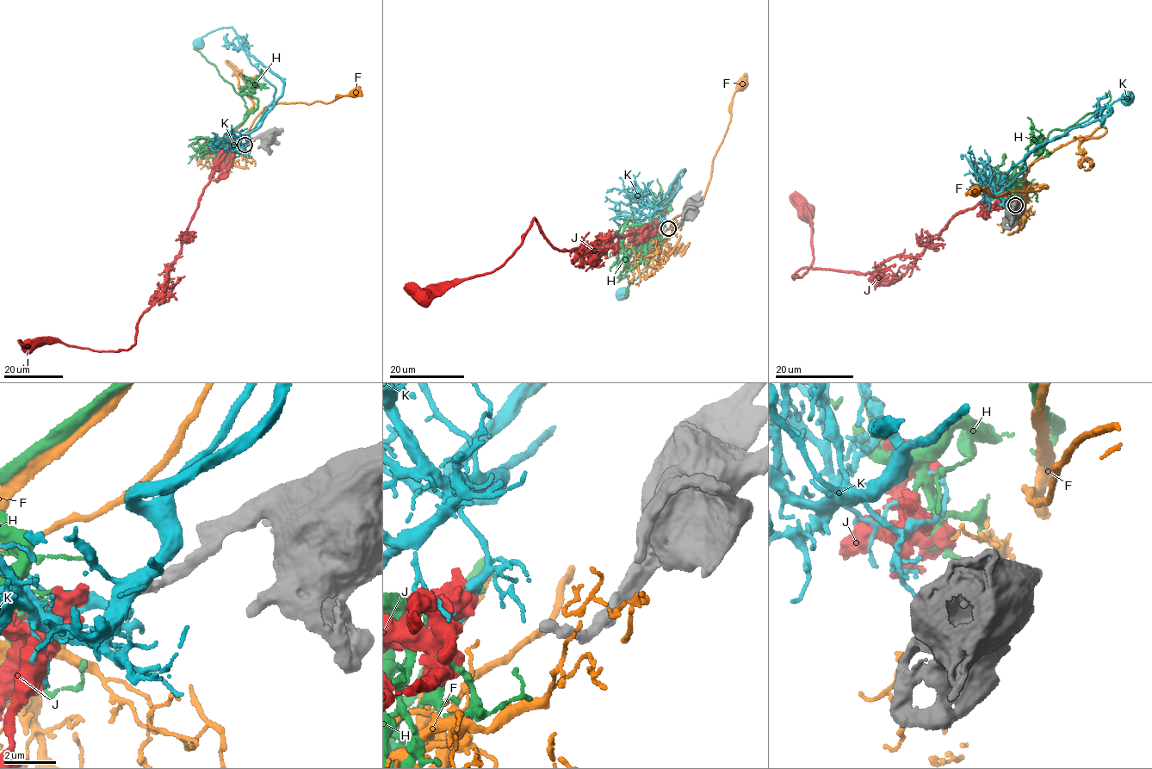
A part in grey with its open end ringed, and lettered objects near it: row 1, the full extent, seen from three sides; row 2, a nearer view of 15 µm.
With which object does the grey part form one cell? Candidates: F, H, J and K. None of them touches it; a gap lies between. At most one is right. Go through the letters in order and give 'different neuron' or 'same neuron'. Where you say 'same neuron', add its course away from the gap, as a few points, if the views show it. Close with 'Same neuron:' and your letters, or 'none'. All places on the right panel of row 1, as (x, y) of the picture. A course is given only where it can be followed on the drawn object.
F: different neuron
H: different neuron
J: different neuron
K: different neuron
Same neuron: none

